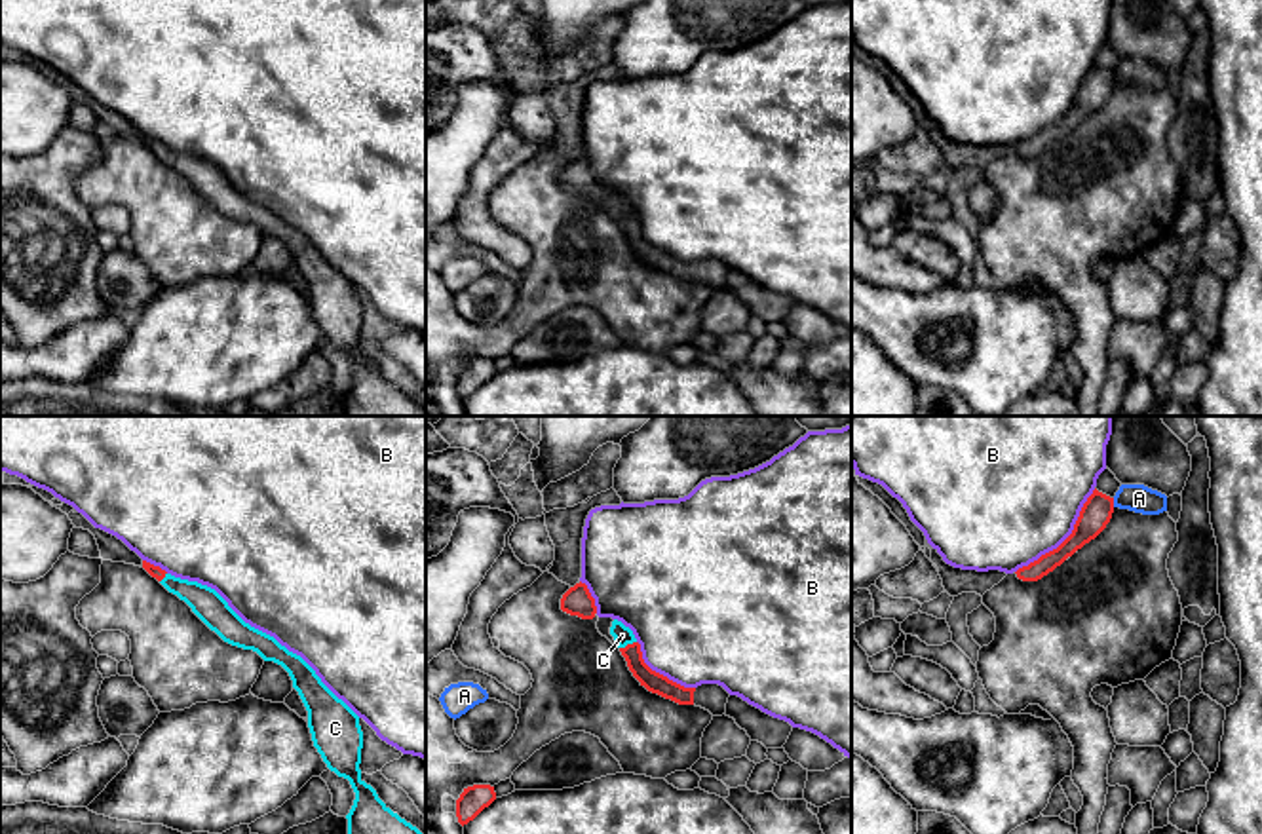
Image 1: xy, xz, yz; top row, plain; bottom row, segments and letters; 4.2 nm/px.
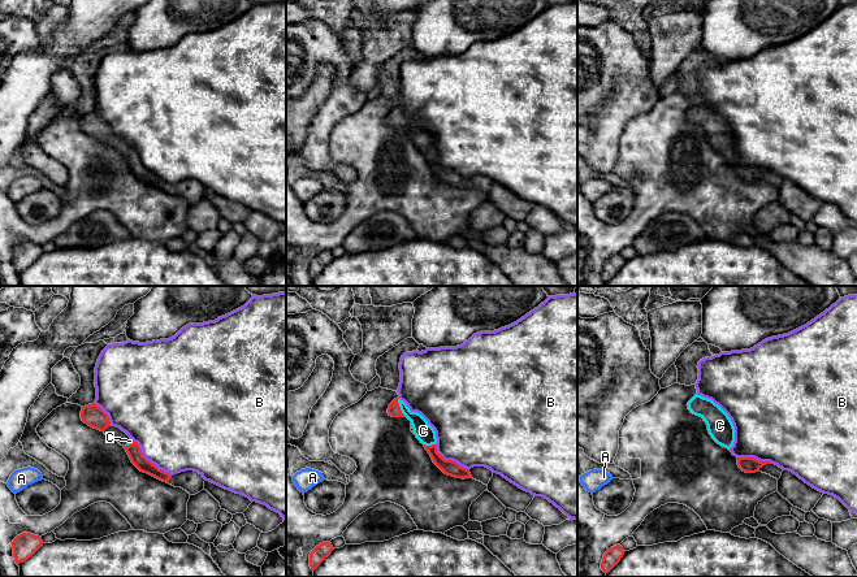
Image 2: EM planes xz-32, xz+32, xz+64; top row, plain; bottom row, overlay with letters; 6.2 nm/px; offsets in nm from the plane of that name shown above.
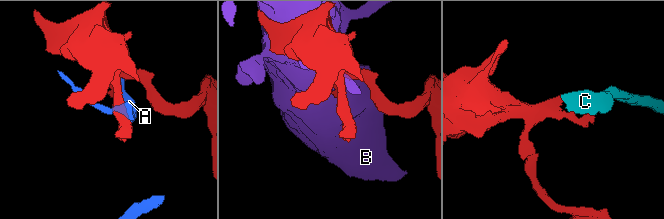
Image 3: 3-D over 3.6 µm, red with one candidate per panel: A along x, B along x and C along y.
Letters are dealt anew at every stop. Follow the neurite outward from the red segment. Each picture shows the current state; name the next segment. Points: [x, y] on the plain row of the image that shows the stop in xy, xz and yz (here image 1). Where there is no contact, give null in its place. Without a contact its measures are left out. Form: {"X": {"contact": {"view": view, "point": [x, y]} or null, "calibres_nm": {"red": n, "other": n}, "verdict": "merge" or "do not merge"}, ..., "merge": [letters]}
{"A": {"contact": {"view": "yz", "point": [1112, 76]}, "calibres_nm": {"red": 130, "other": 120}, "verdict": "do not merge"}, "B": {"contact": {"view": "yz", "point": [1067, 113]}, "calibres_nm": {"red": 130, "other": 500}, "verdict": "do not merge"}, "C": {"contact": {"view": "xz", "point": [628, 219]}, "calibres_nm": {"red": 90, "other": 80}, "verdict": "merge"}, "merge": ["C"]}

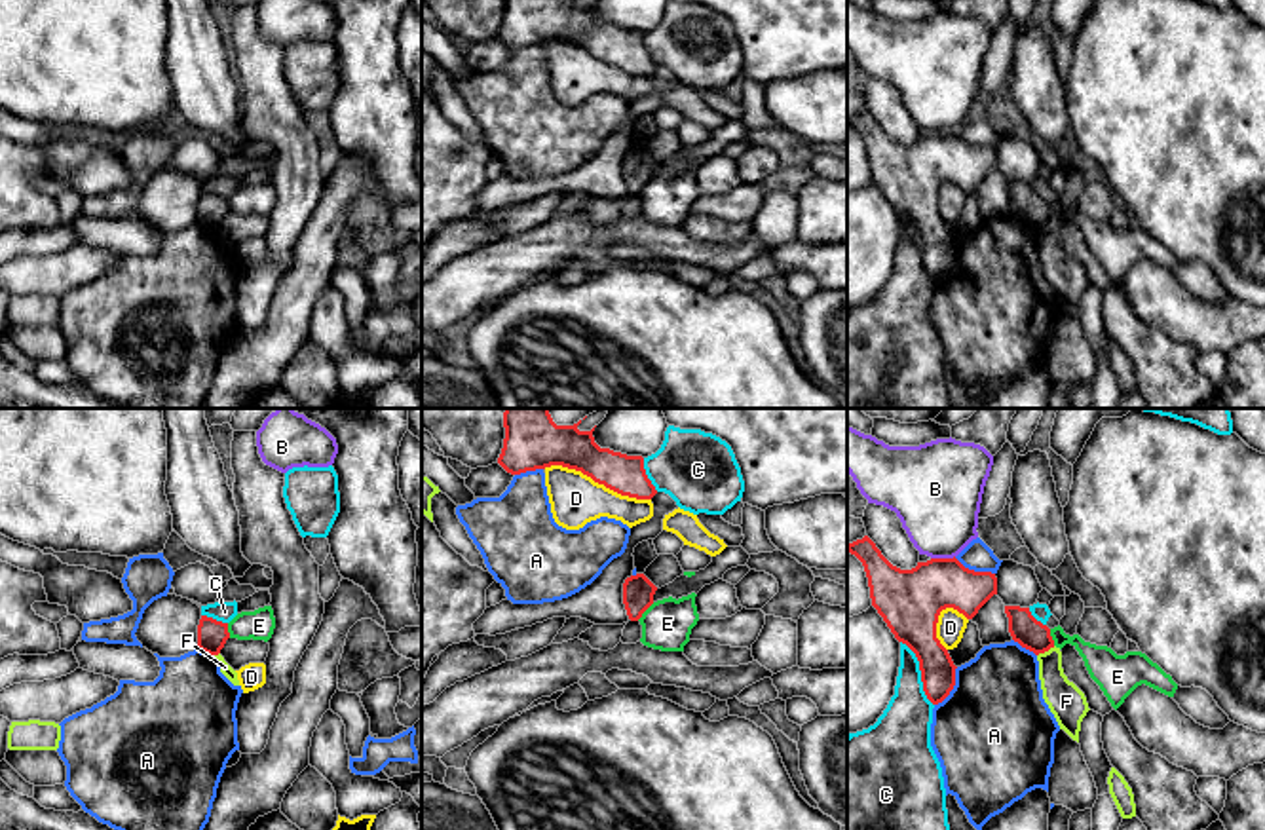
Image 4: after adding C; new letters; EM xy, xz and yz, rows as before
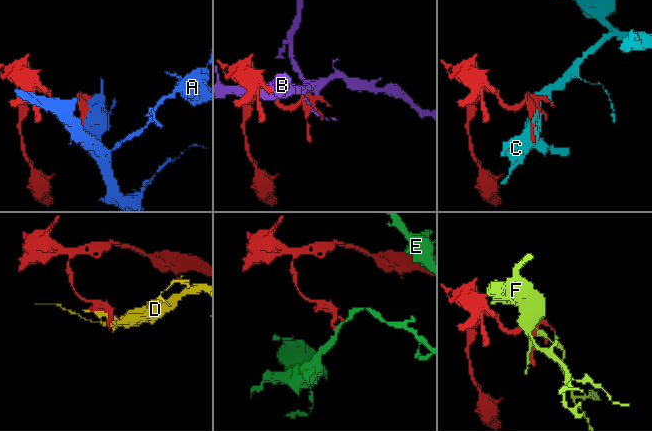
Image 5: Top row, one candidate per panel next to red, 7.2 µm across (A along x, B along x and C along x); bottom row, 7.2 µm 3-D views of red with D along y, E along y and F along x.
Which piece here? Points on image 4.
{"A": {"contact": {"view": "yz", "point": [952, 263]}, "calibres_nm": {"red": 140, "other": 480}, "verdict": "do not merge"}, "B": {"contact": {"view": "yz", "point": [943, 133]}, "calibres_nm": {"red": 280, "other": 360}, "verdict": "do not merge"}, "C": {"contact": {"view": "yz", "point": [922, 247]}, "calibres_nm": {"red": 220, "other": 220}, "verdict": "do not merge"}, "D": {"contact": {"view": "xz", "point": [597, 56]}, "calibres_nm": {"red": 180, "other": 220}, "verdict": "do not merge"}, "E": {"contact": {"view": "xz", "point": [644, 185]}, "calibres_nm": {"red": 130, "other": 220}, "verdict": "do not merge"}, "F": {"contact": {"view": "yz", "point": [1045, 225]}, "calibres_nm": {"red": 130, "other": 160}, "verdict": "do not merge"}, "merge": []}

